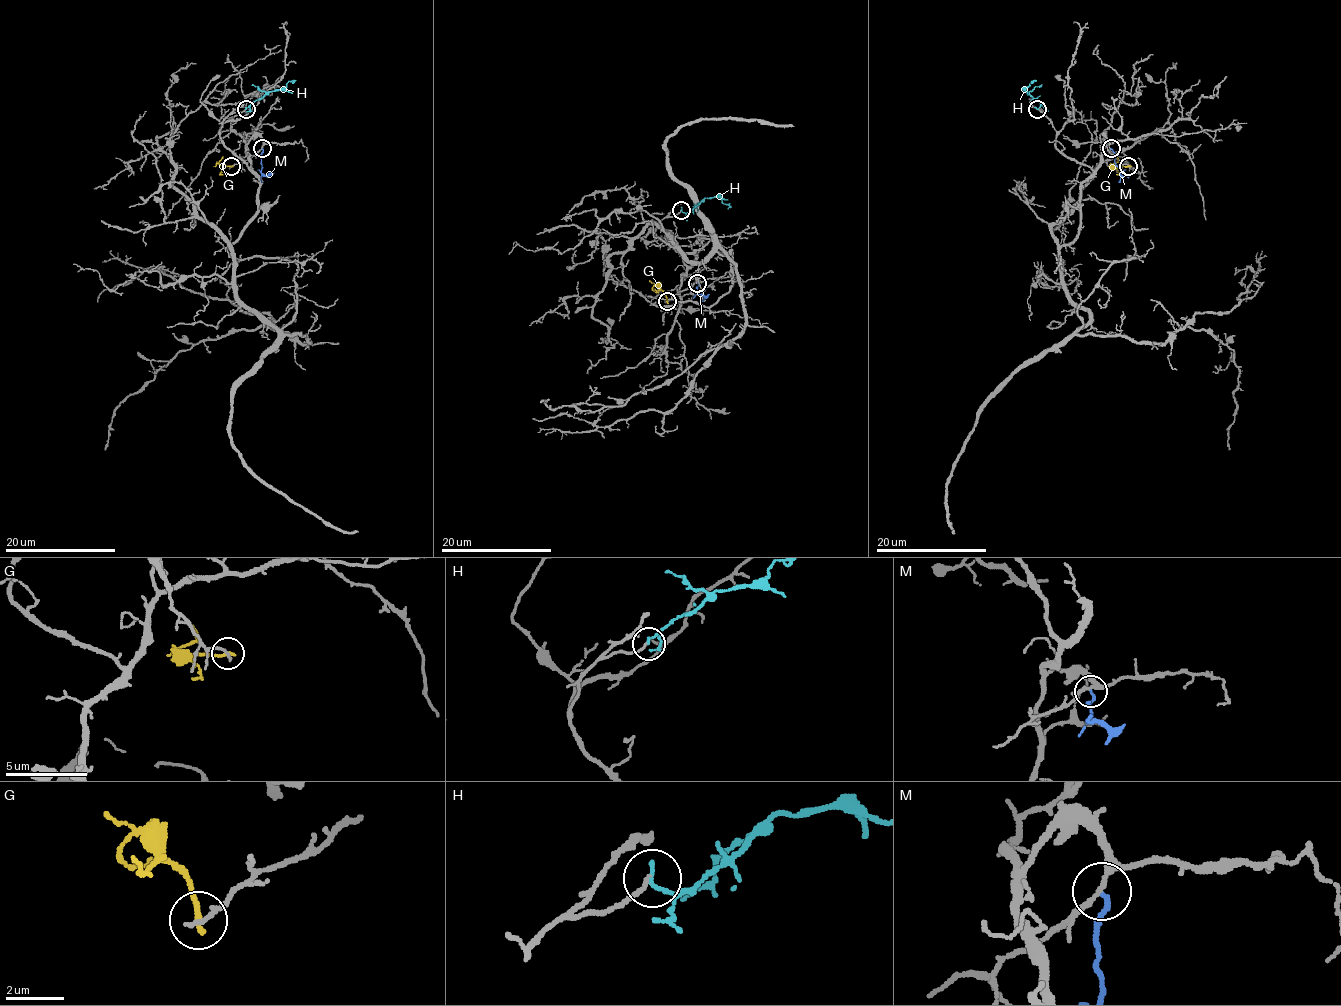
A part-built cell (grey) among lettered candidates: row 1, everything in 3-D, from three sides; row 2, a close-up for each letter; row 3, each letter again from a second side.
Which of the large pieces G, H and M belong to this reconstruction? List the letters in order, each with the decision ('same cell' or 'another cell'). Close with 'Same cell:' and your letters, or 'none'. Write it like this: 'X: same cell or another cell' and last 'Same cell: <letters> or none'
G: another cell
H: same cell
M: another cell
Same cell: H

